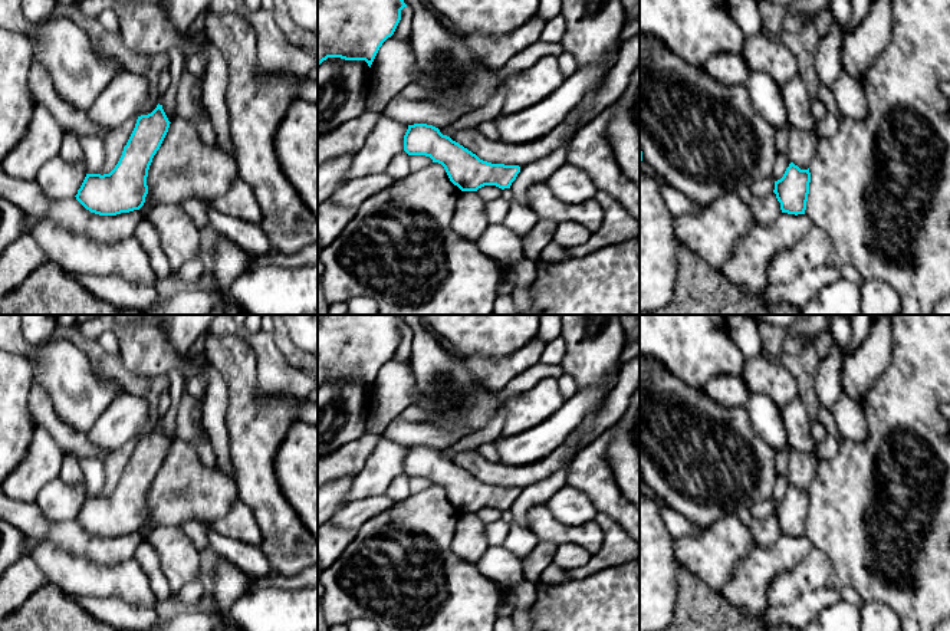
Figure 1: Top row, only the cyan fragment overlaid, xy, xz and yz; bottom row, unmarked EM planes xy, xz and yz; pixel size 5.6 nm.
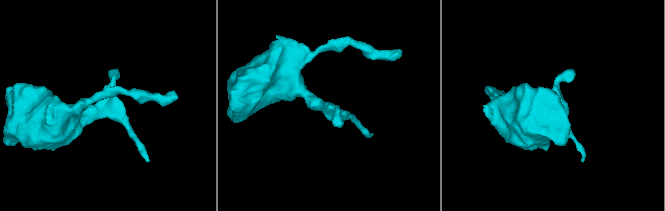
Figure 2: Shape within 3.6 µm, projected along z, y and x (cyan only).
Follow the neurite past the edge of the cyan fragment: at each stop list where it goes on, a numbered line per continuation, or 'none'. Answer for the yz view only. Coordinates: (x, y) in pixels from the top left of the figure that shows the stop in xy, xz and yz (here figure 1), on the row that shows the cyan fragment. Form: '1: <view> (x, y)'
none

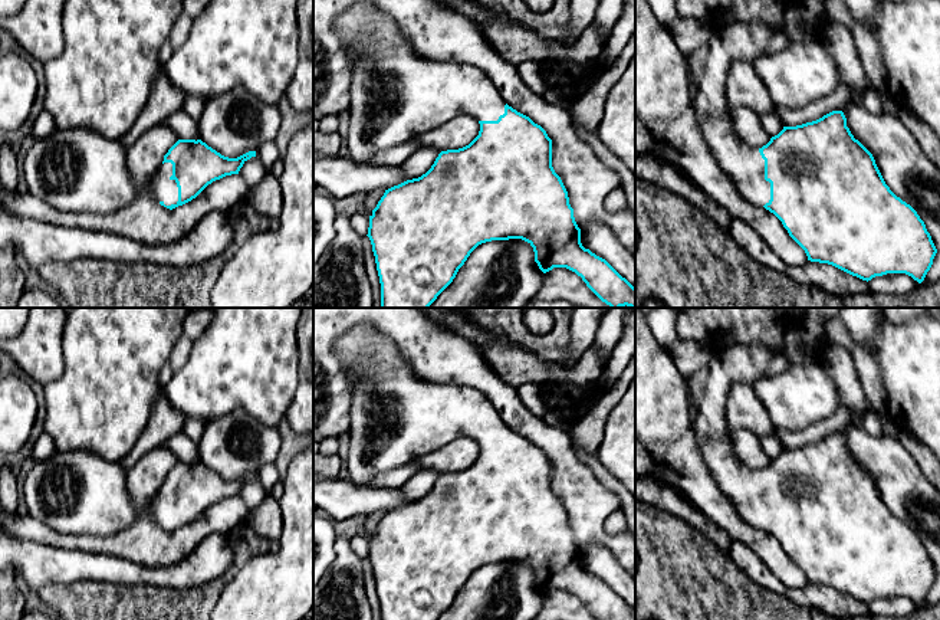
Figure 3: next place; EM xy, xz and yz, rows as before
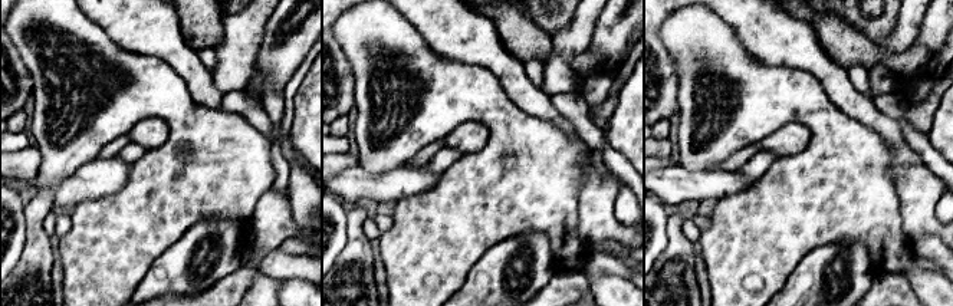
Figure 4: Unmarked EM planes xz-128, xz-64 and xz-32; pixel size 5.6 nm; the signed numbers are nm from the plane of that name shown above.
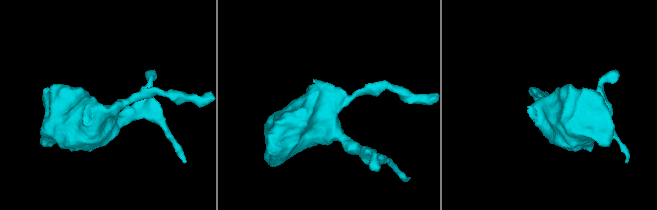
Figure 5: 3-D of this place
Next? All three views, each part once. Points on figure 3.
1: xy (163, 189)

